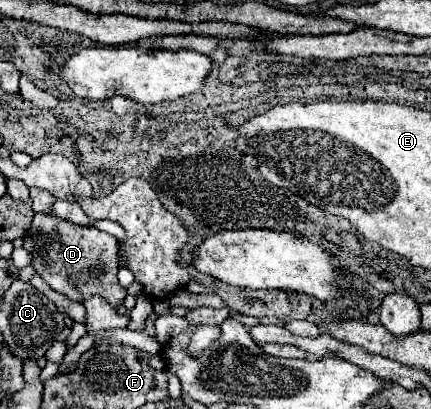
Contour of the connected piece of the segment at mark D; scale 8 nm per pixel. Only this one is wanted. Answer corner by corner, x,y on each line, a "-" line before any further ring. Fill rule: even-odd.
34,214
32,226
24,238
24,248
34,254
32,266
44,278
44,282
70,300
82,302
98,294
108,298
110,306
116,308
126,298
126,290
116,278
118,240
108,232
102,232
94,226
76,226
48,214

